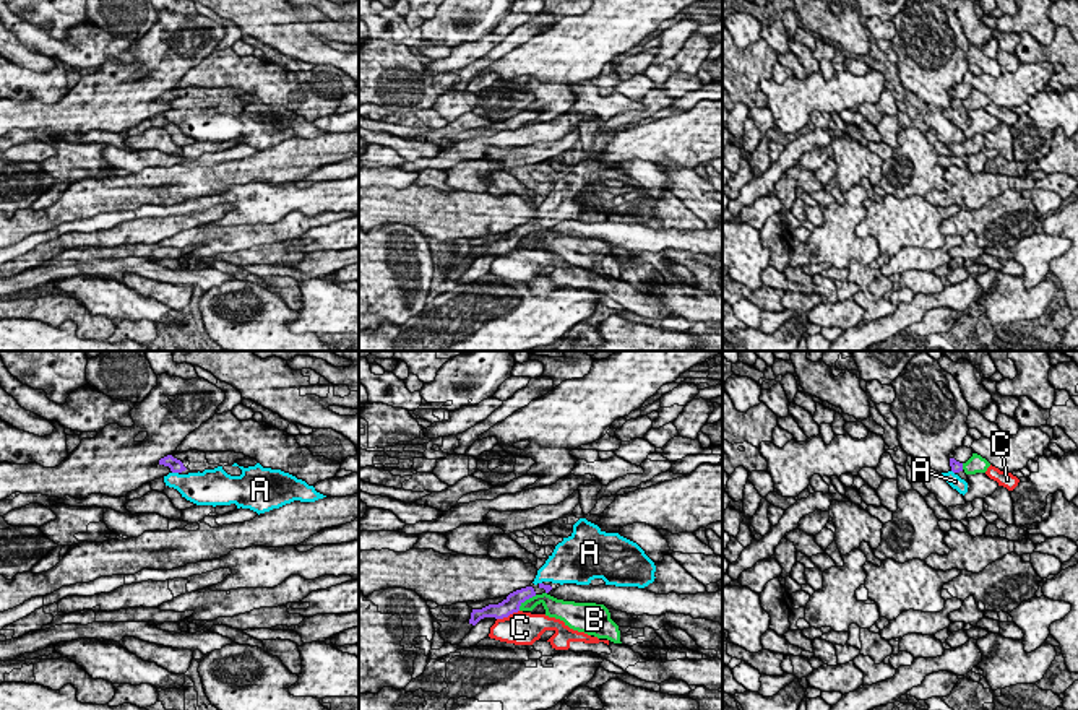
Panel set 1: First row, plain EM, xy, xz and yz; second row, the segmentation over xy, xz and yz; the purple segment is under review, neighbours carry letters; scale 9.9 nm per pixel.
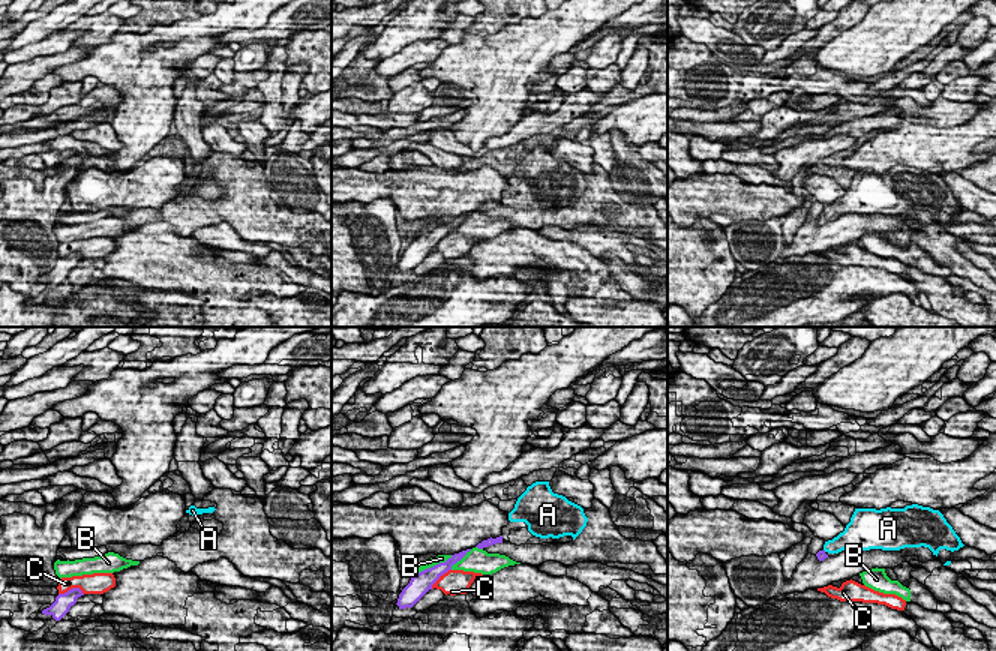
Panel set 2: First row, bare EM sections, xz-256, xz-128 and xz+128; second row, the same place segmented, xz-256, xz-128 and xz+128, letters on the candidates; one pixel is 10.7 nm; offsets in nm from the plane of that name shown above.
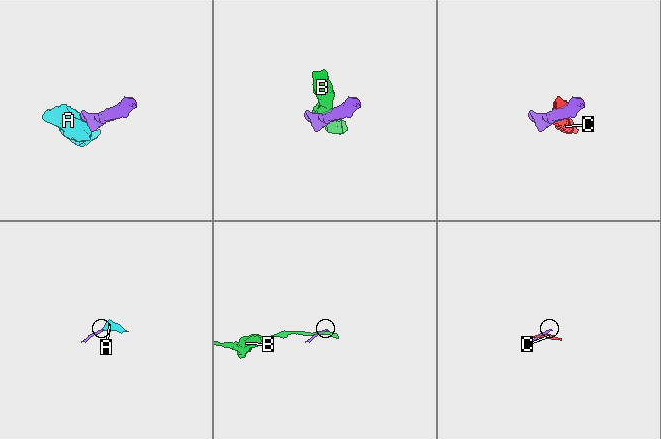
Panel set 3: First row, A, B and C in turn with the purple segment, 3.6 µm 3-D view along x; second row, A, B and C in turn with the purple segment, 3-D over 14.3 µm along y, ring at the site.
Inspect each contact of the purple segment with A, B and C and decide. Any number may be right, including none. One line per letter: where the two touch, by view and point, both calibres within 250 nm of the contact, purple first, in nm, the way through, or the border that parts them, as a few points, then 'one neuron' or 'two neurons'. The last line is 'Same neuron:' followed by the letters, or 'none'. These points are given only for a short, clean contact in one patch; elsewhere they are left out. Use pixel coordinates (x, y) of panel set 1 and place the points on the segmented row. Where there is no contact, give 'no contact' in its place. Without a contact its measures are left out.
A: xy (176, 471) | 130/280 nm | one neuron
B: xz (526, 598) | 160/160 nm | two neurons
C: xz (507, 616) | 160/320 nm | two neurons
Same neuron: A

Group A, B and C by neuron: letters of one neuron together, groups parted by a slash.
A / B / C

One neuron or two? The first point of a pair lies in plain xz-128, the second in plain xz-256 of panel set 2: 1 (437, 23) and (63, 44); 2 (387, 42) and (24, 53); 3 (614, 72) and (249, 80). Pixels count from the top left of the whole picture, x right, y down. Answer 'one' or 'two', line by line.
1: one
2: one
3: one

